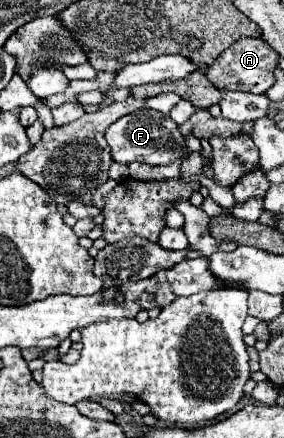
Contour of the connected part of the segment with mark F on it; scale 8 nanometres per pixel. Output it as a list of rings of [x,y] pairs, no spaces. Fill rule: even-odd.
[[[150,108],[132,112],[110,124],[110,128],[106,128],[106,142],[112,148],[114,160],[122,164],[142,162],[148,166],[166,166],[172,162],[182,162],[190,154],[186,152],[186,138],[182,138],[182,132],[178,132],[178,124],[170,116]]]

